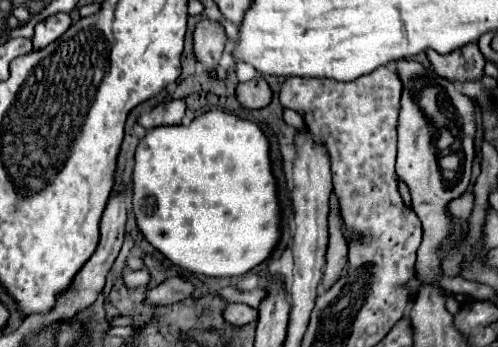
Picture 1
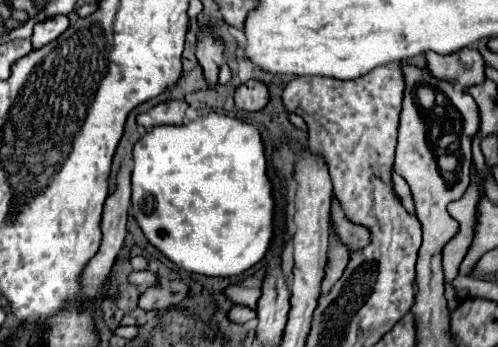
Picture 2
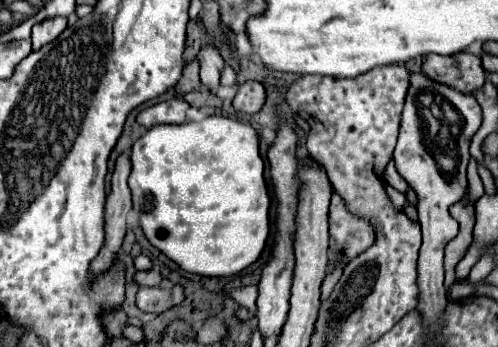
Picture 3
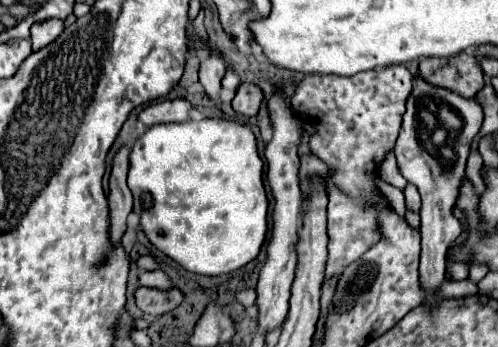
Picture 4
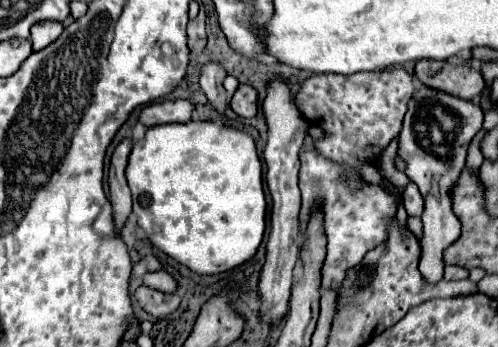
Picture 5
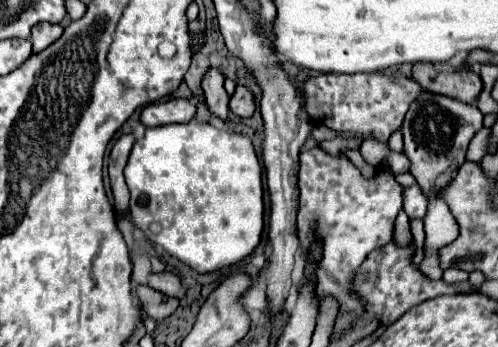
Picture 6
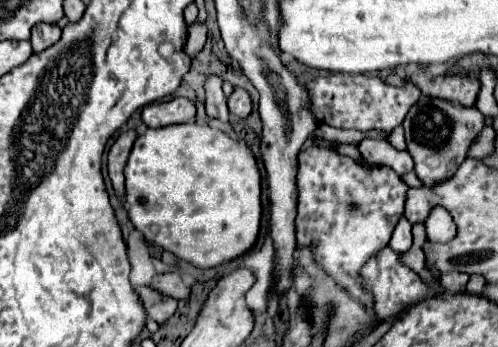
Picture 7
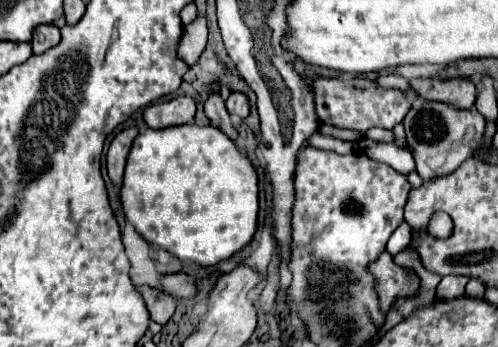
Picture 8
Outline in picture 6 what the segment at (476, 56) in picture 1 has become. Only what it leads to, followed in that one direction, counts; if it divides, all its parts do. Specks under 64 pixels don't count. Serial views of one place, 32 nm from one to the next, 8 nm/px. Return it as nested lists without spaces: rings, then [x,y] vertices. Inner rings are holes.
[[[416,64],[412,70],[412,78],[422,86],[424,92],[448,96],[464,104],[472,104],[482,90],[480,76],[466,68],[438,74],[434,72],[432,64]]]

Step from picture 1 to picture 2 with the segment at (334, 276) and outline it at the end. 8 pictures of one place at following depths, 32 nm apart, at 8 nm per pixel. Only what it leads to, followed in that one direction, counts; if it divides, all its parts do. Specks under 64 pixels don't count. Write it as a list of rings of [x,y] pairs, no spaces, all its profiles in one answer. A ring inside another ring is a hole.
[[[332,236],[332,242],[330,242],[328,258],[330,258],[330,264],[326,268],[326,278],[322,280],[322,294],[328,294],[332,290],[332,286],[338,282],[338,278],[342,276],[348,260],[350,260],[346,246],[340,244],[334,236]]]

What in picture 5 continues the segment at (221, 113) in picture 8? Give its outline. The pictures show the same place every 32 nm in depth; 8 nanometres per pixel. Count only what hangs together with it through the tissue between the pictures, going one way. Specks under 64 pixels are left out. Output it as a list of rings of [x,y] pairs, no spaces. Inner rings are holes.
[[[206,64],[202,68],[202,76],[200,76],[200,86],[208,98],[208,102],[212,104],[212,108],[224,116],[226,114],[226,106],[228,106],[228,100],[226,100],[226,90],[222,86],[226,78],[226,72],[220,64]]]

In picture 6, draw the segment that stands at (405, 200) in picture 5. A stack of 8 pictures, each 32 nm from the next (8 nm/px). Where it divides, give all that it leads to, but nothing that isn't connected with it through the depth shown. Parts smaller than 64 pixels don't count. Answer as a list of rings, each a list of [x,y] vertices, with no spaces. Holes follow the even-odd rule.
[[[406,188],[404,194],[404,212],[408,214],[410,220],[424,218],[428,210],[428,196],[420,188]]]

